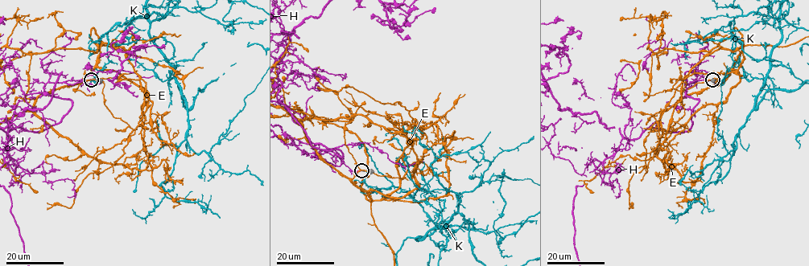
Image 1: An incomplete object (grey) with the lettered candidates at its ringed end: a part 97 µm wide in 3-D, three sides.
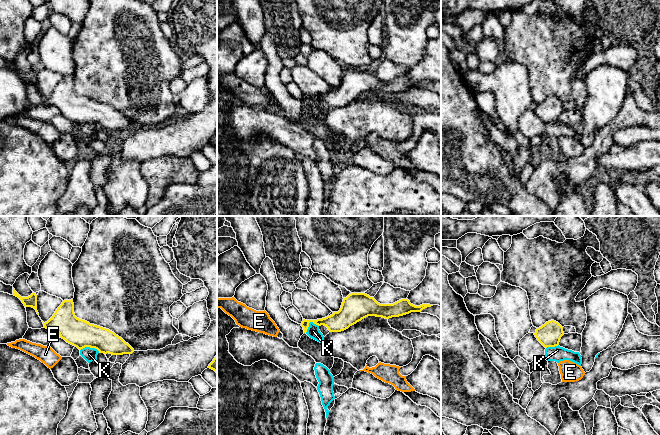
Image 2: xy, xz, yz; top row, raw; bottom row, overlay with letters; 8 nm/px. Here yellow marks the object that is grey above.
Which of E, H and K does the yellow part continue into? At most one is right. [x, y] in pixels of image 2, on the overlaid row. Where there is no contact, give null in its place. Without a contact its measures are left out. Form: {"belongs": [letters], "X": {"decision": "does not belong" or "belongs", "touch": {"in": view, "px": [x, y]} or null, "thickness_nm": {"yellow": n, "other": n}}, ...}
{"belongs": ["H"], "E": {"decision": "does not belong", "touch": null}, "H": {"decision": "belongs", "touch": null}, "K": {"decision": "does not belong", "touch": {"in": "xy", "px": [90, 347]}, "thickness_nm": {"yellow": 220, "other": 110}}}

